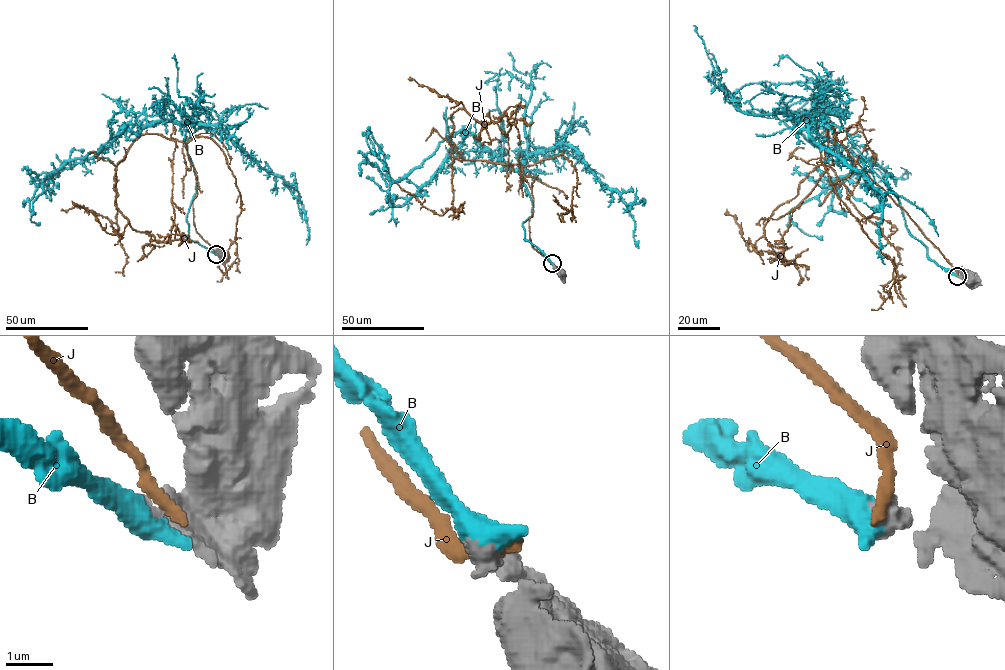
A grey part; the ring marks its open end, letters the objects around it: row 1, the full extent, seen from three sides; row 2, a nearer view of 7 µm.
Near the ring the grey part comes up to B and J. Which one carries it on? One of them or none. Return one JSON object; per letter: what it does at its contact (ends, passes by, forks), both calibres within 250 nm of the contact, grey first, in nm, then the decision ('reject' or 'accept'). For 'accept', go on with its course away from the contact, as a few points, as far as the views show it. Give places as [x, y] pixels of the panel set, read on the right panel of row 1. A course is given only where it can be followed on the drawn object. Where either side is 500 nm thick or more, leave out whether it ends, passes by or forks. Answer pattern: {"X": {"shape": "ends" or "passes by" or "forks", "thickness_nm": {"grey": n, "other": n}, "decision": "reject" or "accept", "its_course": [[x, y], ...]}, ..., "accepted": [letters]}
{"B": {"thickness_nm": {"grey": 500, "other": 600}, "decision": "accept", "its_course": [[957, 276], [910, 233], [837, 110], [796, 127], [794, 114], [806, 139], [854, 169], [790, 211], [821, 236]]}, "J": {"thickness_nm": {"grey": 500, "other": 340}, "decision": "reject"}, "accepted": ["B"]}

